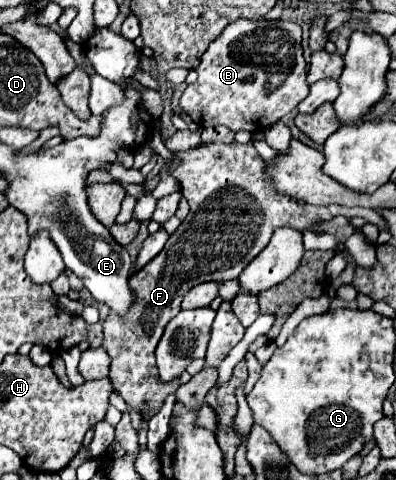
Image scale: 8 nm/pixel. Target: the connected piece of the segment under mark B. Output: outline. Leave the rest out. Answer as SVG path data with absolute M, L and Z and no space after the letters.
M237 20L211 42L197 66L197 82L187 86L181 96L181 108L199 126L223 124L233 132L261 132L309 94L305 60L301 50L301 26L281 20Z

